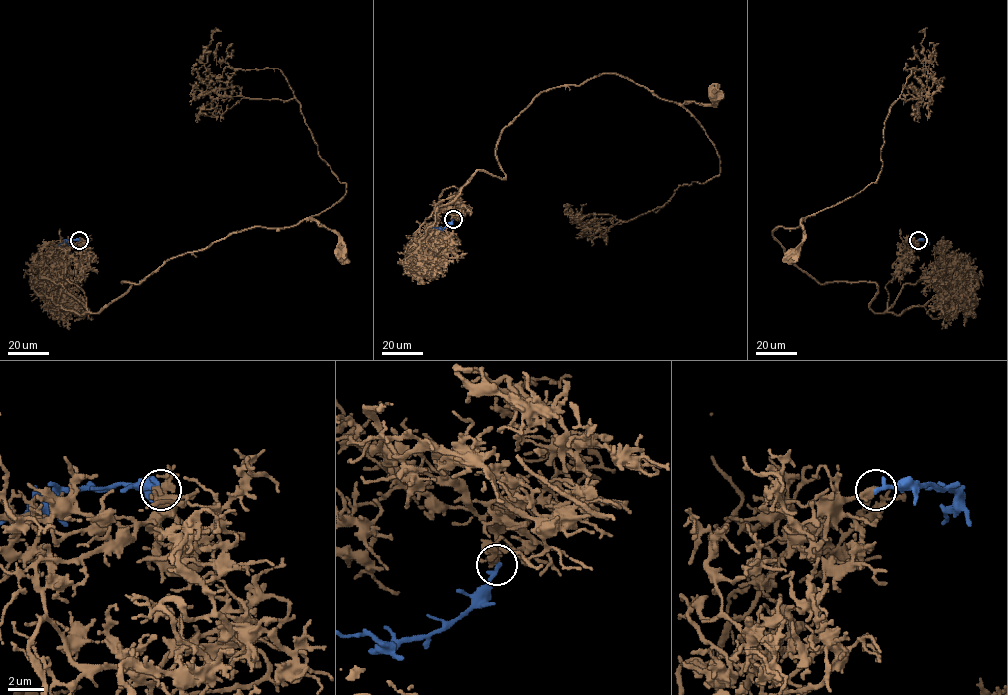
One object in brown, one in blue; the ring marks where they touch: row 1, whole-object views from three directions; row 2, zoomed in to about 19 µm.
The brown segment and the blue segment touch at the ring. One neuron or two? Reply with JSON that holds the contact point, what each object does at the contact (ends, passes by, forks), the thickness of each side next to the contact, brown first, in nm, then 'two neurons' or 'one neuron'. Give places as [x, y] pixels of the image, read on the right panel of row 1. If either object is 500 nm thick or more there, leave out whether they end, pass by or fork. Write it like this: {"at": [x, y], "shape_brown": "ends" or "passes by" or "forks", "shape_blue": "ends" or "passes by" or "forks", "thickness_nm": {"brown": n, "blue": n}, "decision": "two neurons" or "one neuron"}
{"at": [918, 240], "shape_brown": "ends", "shape_blue": "ends", "thickness_nm": {"brown": 480, "blue": 280}, "decision": "two neurons"}

